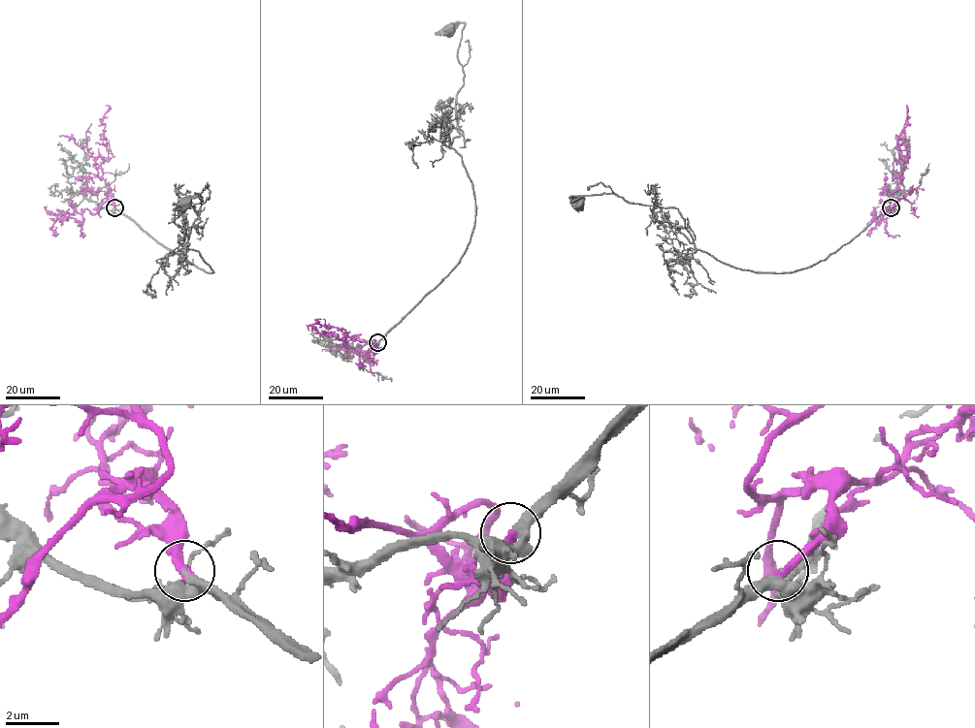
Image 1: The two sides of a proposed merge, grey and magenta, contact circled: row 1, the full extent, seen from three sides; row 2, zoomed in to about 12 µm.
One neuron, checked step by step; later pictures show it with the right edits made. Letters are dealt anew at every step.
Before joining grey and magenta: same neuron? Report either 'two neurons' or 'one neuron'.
one neuron

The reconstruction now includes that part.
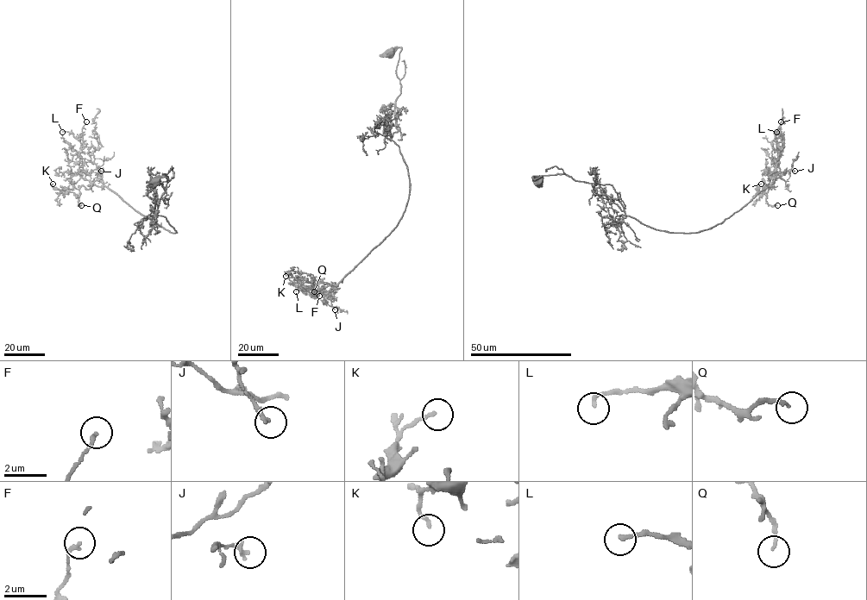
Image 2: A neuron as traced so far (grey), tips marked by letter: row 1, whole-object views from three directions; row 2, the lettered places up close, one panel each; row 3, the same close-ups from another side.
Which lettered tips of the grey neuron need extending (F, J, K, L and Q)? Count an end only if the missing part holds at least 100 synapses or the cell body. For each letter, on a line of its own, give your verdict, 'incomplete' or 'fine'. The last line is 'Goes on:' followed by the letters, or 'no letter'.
F: fine
J: fine
K: fine
L: fine
Q: fine
Goes on: no letter

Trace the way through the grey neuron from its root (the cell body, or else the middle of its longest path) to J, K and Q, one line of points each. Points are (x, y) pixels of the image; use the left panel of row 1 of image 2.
J: (155, 181), (167, 177), (157, 213), (176, 233), (106, 187), (96, 175), (101, 171)
K: (155, 181), (167, 177), (157, 213), (176, 233), (100, 178), (82, 185), (78, 196), (53, 184)
Q: (155, 181), (167, 177), (157, 213), (176, 233), (135, 211), (100, 178), (88, 190), (81, 186), (81, 205)

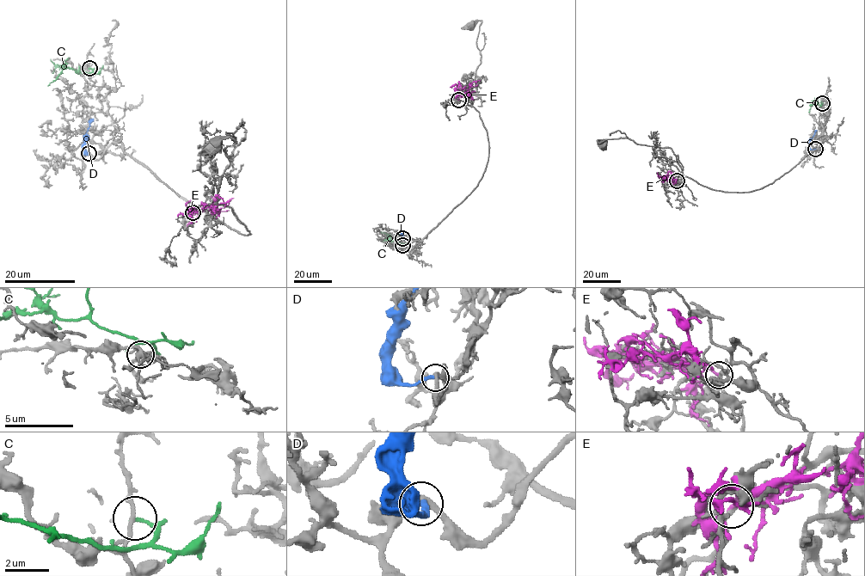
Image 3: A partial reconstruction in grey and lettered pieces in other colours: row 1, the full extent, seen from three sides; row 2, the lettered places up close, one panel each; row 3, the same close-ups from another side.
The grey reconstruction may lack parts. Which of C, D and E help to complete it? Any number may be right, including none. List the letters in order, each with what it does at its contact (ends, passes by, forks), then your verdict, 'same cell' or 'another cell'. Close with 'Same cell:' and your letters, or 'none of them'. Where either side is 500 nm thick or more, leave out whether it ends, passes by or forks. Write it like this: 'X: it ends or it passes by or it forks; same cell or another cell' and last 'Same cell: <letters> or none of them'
C: it ends; another cell
D: it ends; another cell
E: it ends; another cell
Same cell: none of them

